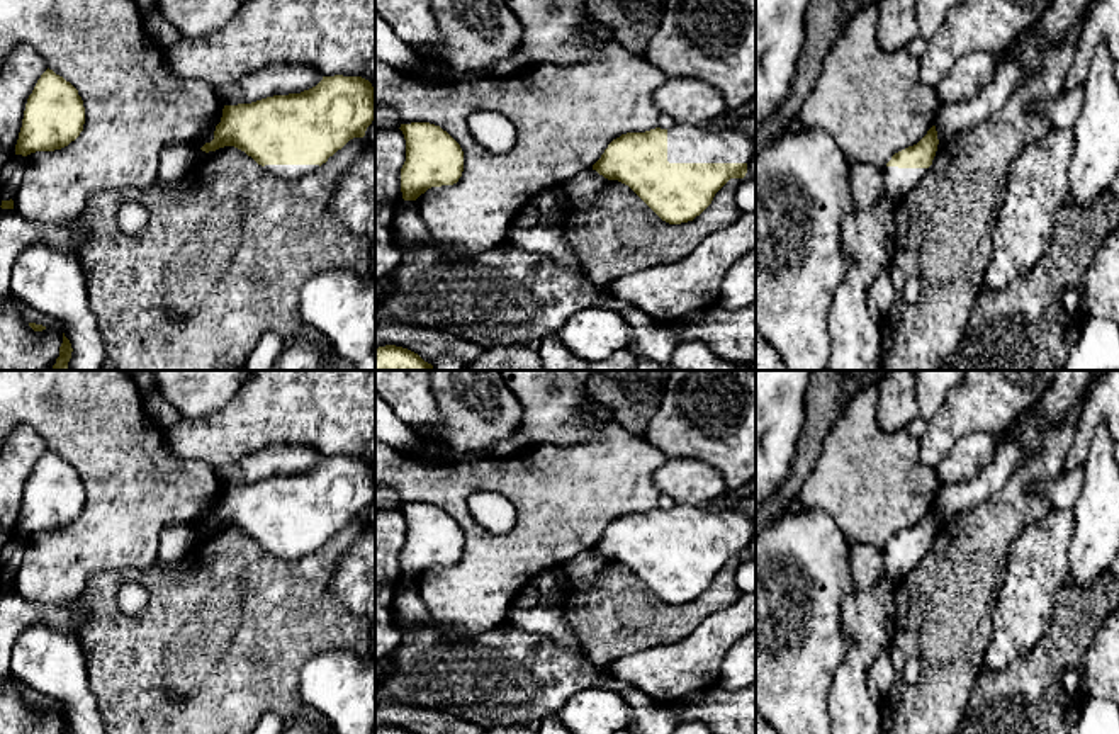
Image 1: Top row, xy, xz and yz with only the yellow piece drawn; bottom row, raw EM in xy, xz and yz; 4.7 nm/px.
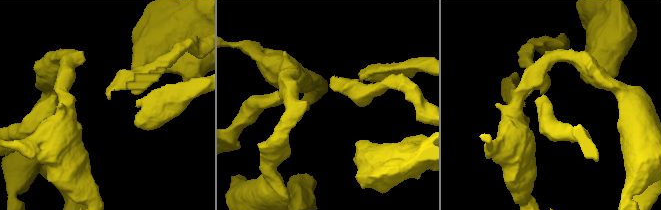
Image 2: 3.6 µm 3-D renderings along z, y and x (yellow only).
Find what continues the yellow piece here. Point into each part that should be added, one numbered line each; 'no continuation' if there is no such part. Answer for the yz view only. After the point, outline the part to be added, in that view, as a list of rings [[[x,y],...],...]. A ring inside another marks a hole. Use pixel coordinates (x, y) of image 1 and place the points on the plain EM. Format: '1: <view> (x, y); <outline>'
1: yz (897, 561); [[[885,547],[883,549],[883,562],[885,562],[885,576],[895,584],[905,574],[908,574],[927,554],[929,549],[898,549],[898,547]]]

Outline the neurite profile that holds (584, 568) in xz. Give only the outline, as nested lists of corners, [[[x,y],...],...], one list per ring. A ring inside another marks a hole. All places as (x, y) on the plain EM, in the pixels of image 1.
[[[589,549],[582,550],[569,562],[565,562],[564,571],[571,586],[584,586],[593,584],[599,578],[606,564],[608,559]]]

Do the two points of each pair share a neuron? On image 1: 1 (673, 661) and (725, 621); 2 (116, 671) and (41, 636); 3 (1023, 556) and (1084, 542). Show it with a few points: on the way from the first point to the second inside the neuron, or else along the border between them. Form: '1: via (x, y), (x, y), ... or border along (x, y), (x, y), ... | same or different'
1: via (686, 660), (712, 634) | same
2: border along (75, 638), (92, 695) | different
3: border along (1074, 510), (1067, 583) | different

